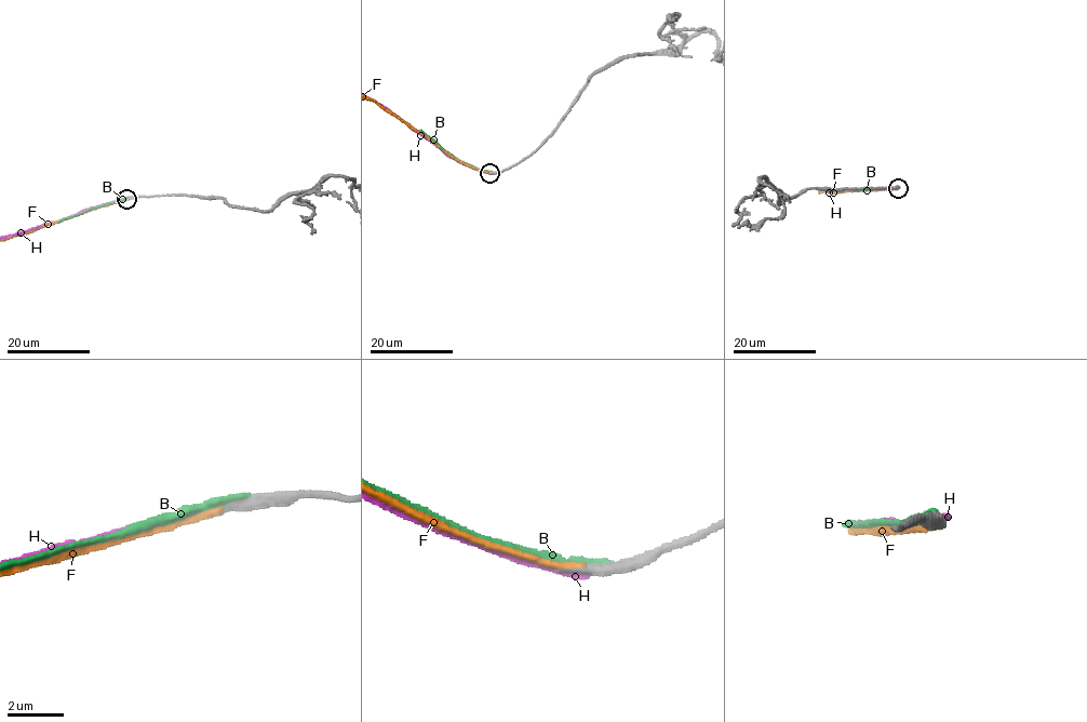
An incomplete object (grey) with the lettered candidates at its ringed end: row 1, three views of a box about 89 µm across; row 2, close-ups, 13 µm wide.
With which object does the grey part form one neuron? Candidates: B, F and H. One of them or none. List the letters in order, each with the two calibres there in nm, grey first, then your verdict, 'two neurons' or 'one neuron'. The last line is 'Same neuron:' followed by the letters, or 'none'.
B: 480/320 nm | two neurons
F: 340/240 nm | one neuron
H: 380/240 nm | two neurons
Same neuron: F

